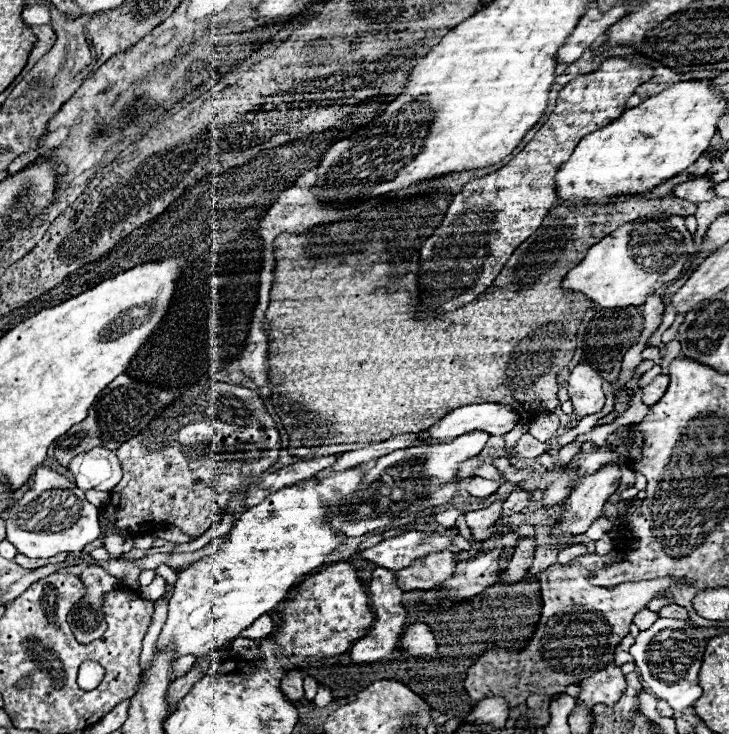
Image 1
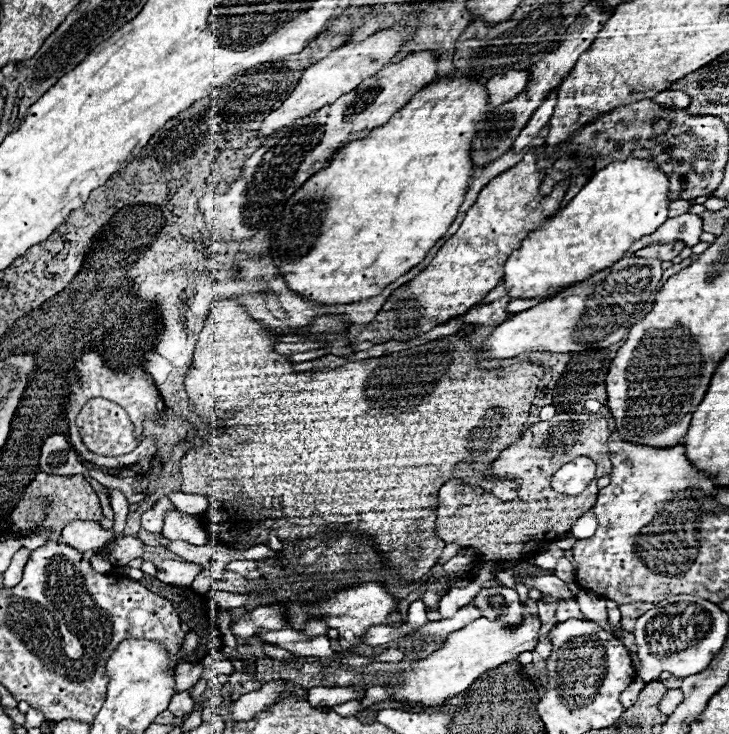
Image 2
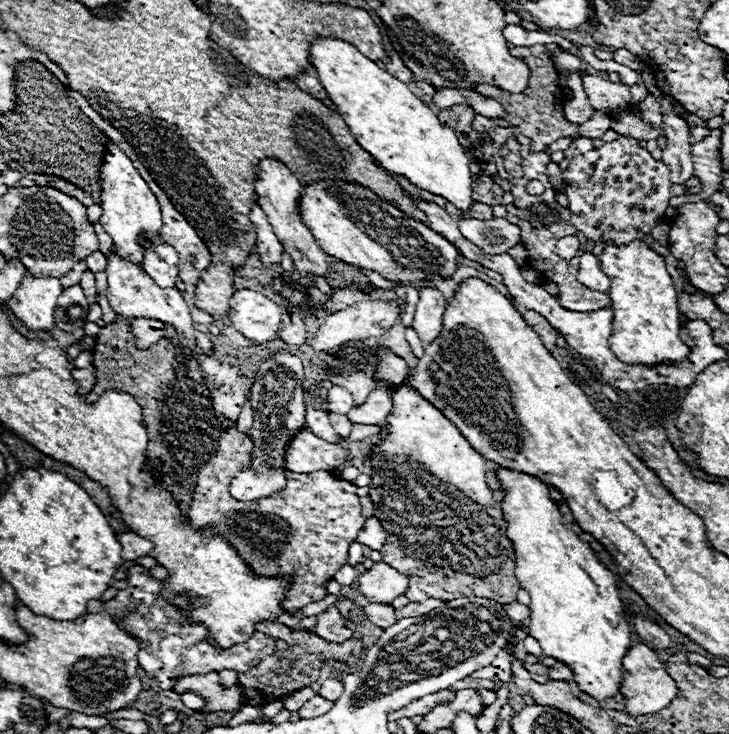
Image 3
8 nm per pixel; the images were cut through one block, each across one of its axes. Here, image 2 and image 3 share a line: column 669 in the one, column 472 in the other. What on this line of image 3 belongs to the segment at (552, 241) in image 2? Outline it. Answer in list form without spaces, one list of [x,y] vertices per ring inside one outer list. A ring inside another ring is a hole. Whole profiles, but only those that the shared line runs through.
[[[330,38],[314,40],[312,64],[348,130],[378,166],[390,174],[408,178],[420,190],[442,196],[460,212],[470,212],[474,204],[470,160],[454,130],[442,126],[430,106],[416,98],[404,82],[362,56],[348,42]]]

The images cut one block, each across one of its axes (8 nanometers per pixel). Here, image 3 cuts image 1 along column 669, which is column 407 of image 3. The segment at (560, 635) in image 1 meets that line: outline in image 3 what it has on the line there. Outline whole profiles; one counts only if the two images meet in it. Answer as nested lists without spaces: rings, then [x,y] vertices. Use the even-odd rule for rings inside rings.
[[[376,562],[374,568],[366,570],[358,578],[358,590],[368,598],[372,604],[392,604],[394,598],[406,594],[410,580],[396,572],[392,566],[384,562]]]

